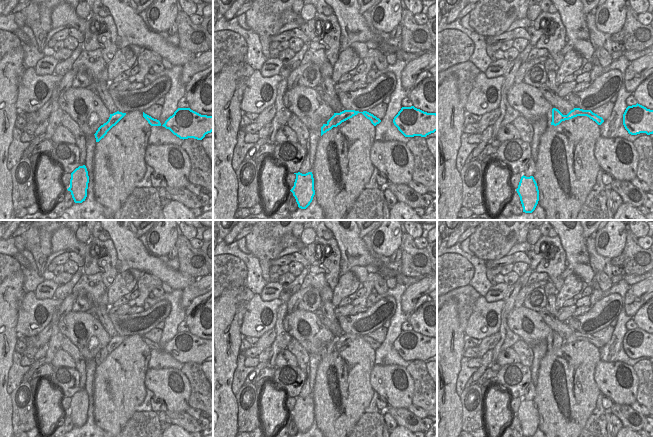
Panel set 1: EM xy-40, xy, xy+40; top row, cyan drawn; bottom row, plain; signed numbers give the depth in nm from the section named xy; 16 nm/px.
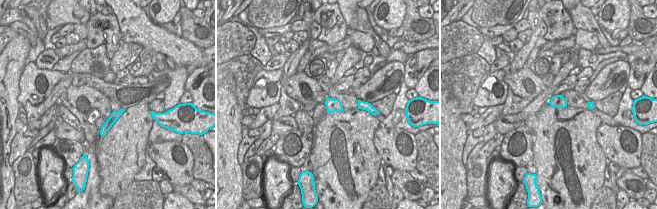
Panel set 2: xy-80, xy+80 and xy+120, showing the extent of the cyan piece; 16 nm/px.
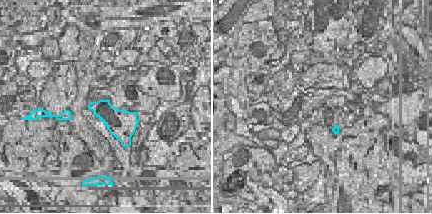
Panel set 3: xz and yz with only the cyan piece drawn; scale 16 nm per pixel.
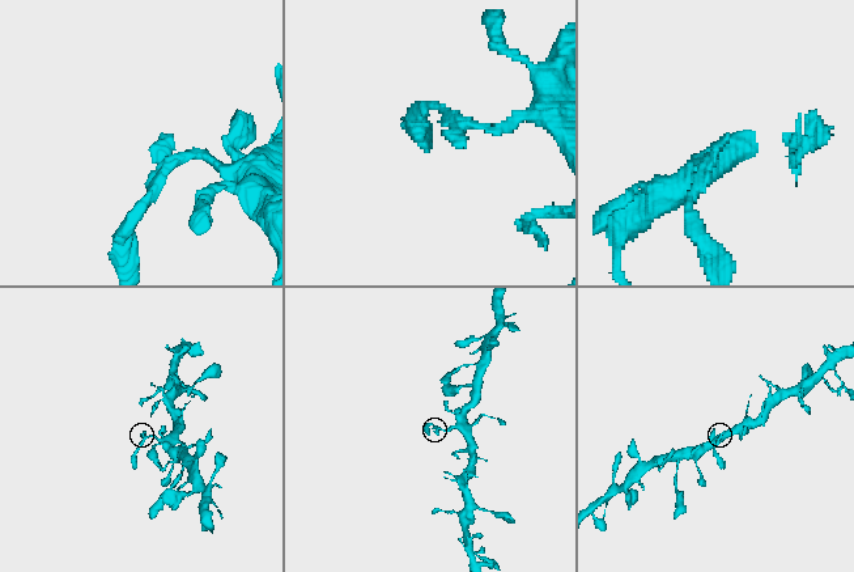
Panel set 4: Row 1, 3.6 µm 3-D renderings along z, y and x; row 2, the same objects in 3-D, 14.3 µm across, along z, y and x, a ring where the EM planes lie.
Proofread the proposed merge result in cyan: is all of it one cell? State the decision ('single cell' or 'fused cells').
fused cells

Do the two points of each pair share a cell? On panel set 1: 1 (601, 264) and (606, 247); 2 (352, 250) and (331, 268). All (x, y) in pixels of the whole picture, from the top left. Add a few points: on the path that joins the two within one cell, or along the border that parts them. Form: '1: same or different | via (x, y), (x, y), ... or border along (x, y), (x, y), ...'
1: different | border along (594, 239), (595, 250), (610, 259)
2: different | border along (333, 236), (341, 258)

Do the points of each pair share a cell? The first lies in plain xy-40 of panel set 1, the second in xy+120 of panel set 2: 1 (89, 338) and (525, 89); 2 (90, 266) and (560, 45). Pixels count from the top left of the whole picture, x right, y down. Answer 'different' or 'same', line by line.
1: same
2: different

